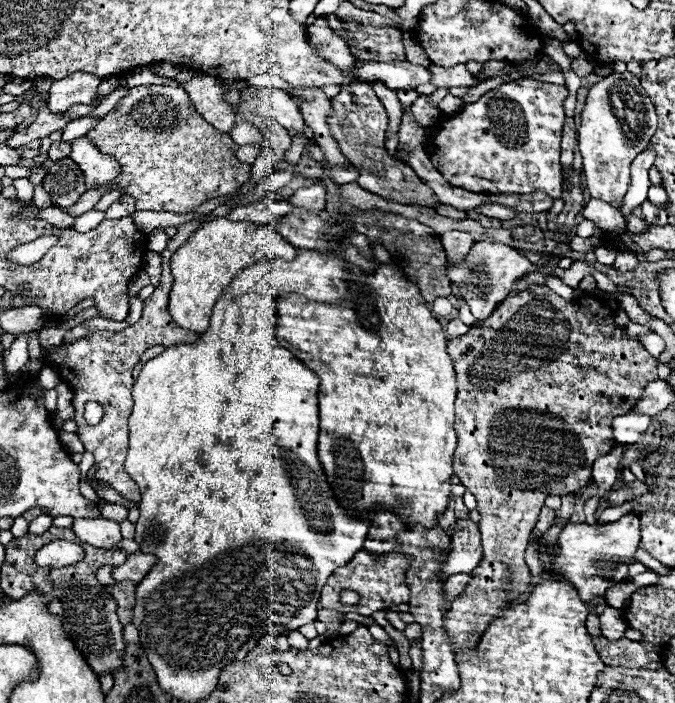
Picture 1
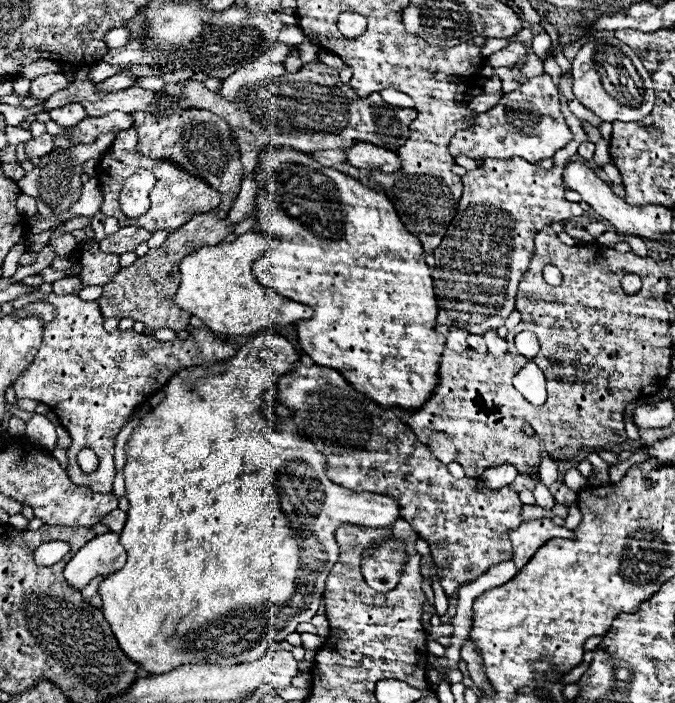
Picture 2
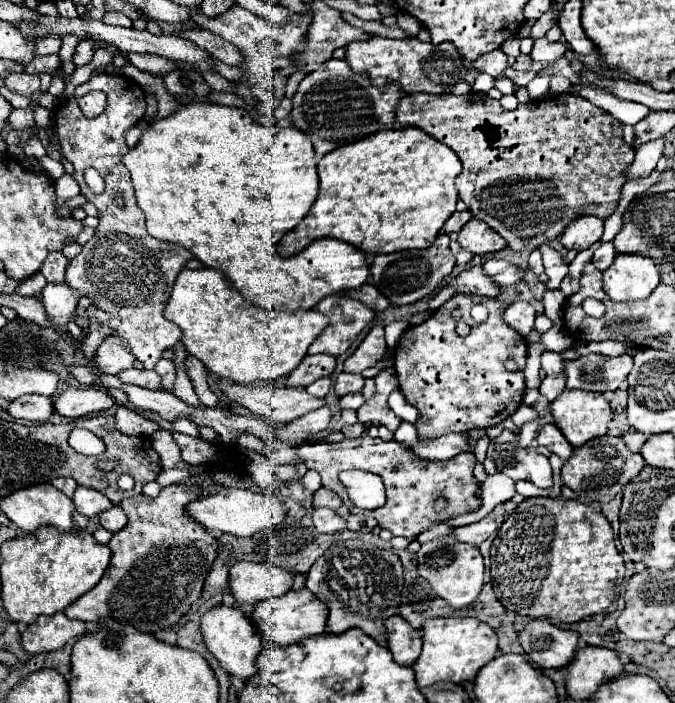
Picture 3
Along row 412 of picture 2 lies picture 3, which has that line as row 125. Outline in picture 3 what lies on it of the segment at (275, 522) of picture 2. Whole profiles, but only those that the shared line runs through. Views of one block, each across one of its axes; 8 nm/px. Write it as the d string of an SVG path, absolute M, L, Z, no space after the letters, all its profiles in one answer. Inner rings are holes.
M184 102L166 118L150 122L122 162L130 170L150 236L190 248L202 264L222 270L252 306L284 312L310 310L328 294L360 288L370 276L364 254L342 240L312 242L292 258L282 258L276 252L280 238L306 216L318 196L316 152L308 134L302 132L302 142L298 142L294 126L262 126L244 108Z

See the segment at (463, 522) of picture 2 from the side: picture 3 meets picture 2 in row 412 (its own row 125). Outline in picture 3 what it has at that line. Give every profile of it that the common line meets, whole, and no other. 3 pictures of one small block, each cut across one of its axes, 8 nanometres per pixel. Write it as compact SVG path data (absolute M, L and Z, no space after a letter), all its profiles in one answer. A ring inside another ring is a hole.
M332 58L300 82L300 88L292 98L294 108L290 112L290 118L292 126L310 136L318 156L324 156L374 132L392 130L396 126L398 102L404 96L406 92L402 92L398 84L376 88L366 76L354 74L344 60Z

